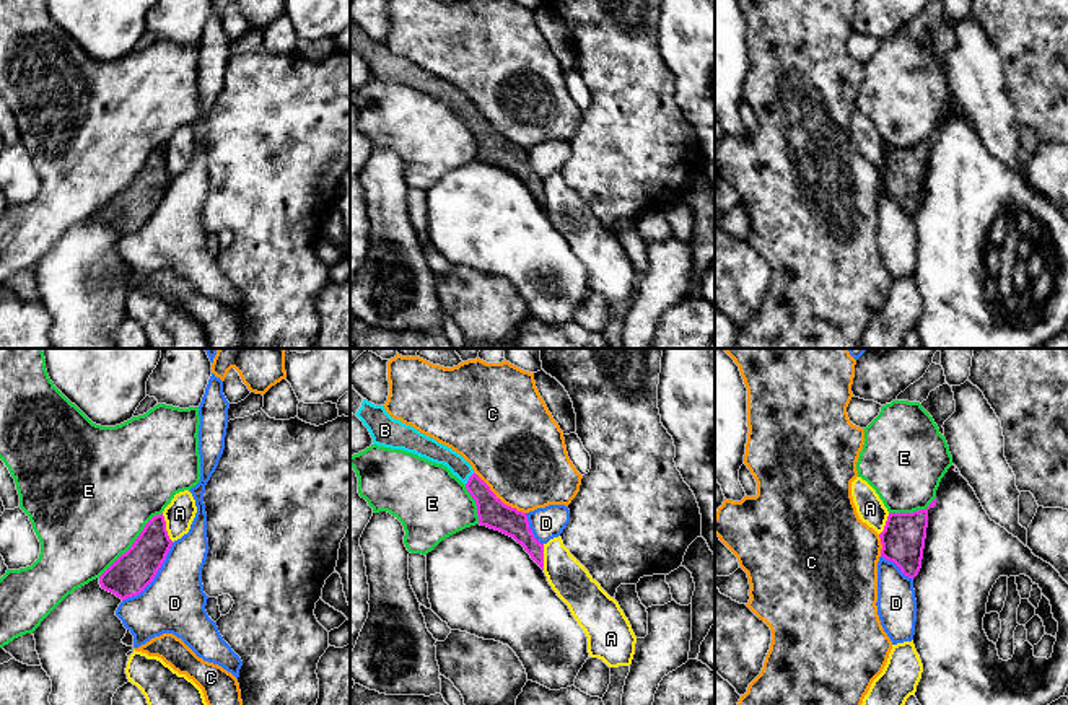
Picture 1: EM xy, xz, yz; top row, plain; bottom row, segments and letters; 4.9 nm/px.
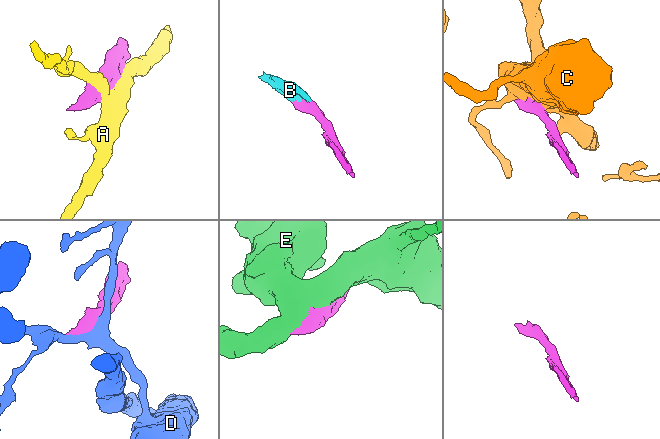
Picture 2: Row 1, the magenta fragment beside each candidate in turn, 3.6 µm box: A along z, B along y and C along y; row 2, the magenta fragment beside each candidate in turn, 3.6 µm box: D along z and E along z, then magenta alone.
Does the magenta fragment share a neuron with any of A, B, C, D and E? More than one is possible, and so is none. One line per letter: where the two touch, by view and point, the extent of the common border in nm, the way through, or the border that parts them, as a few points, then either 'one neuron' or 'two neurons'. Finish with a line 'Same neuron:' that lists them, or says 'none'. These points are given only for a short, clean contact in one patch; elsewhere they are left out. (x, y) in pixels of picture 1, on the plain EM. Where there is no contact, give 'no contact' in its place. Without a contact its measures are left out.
A: xy (165, 163) | 160 nm | two neurons
B: xz (469, 114) | 80 nm | one neuron
C: xz (498, 134) | 340 nm | two neurons
D: xy (155, 210) | 380 nm | two neurons
E: xy (132, 179) | 460 nm | two neurons
Same neuron: B

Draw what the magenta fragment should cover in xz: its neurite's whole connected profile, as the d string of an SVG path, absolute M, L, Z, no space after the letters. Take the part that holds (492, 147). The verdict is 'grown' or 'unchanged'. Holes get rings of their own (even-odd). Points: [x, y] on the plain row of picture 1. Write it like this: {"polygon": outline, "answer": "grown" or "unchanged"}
{"polygon": "M352 18L350 49L363 57L374 80L391 85L404 85L431 98L446 101L475 135L479 160L513 173L544 205L544 179L534 173L527 150L505 140L461 90L420 68L414 62L392 54L384 41L374 41L363 34L353 24Z", "answer": "grown"}

